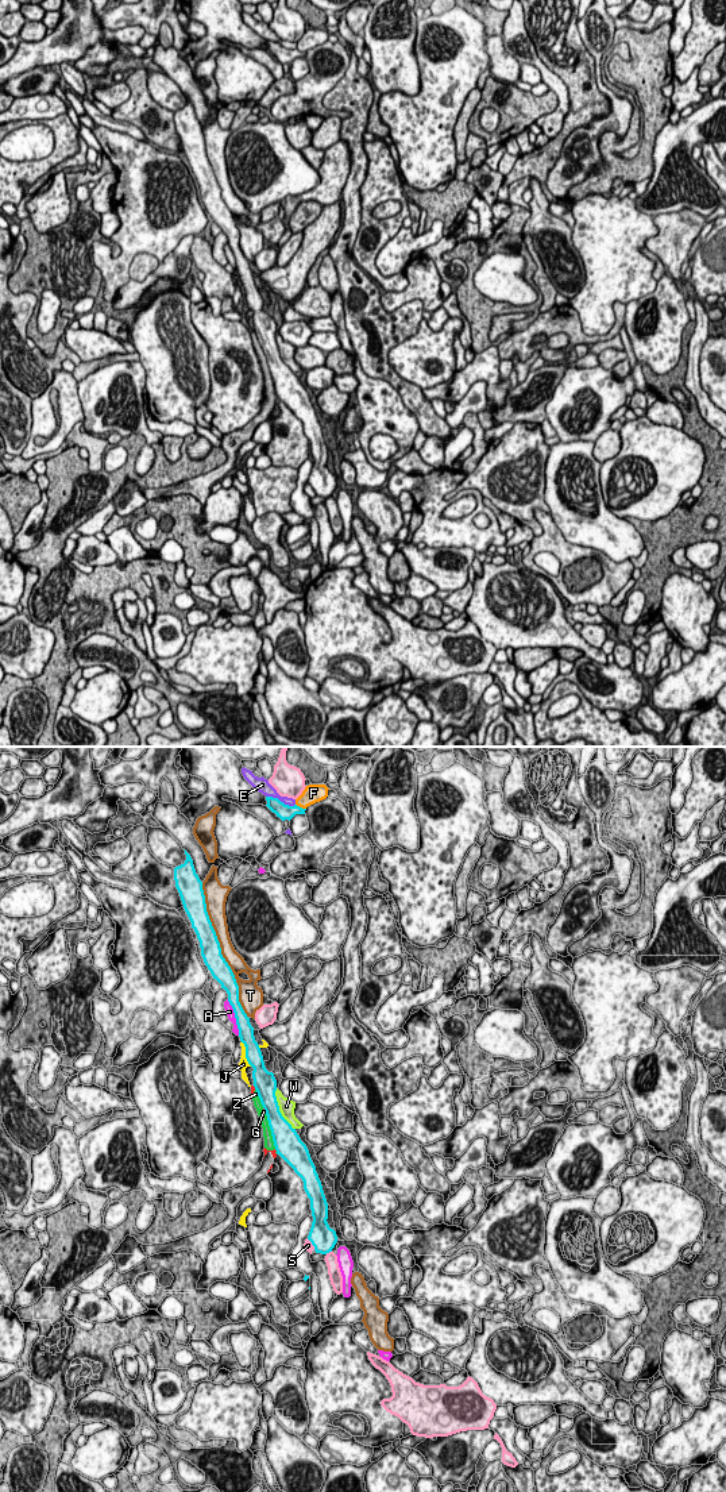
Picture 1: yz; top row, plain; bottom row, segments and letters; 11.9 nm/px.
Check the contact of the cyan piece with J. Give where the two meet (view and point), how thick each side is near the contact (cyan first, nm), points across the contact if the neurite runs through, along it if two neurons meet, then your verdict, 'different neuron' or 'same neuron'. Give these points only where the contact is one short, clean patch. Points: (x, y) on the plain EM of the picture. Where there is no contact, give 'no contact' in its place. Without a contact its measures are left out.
contact yz (246, 297); calibres 190 and 120 nm; border yz (242, 285), (246, 293), (246, 304), (251, 309); different neuron

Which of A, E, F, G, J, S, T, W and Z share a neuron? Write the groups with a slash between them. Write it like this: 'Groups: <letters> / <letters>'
Groups: A / E / F / G J Z / S / T / W

